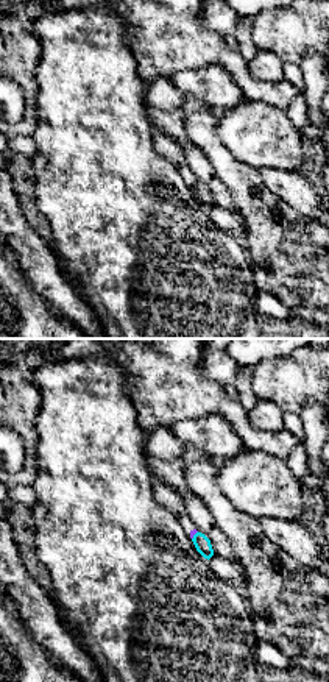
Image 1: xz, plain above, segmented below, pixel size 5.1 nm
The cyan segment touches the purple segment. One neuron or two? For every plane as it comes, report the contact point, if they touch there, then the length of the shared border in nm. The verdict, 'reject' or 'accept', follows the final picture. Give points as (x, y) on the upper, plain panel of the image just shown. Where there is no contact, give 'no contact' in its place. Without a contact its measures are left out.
meets cyan at (194, 186); contact 50 nm long

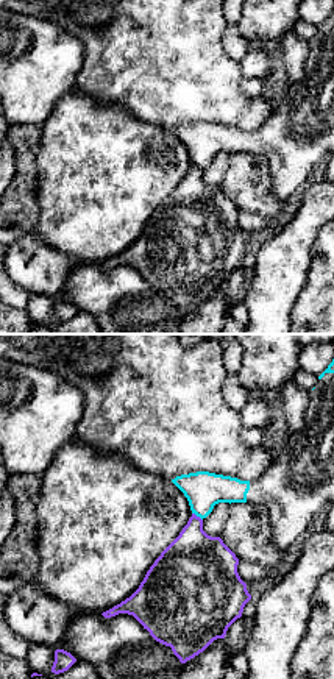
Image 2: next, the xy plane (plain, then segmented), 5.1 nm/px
meets cyan at (197, 166); contact 70 nm long

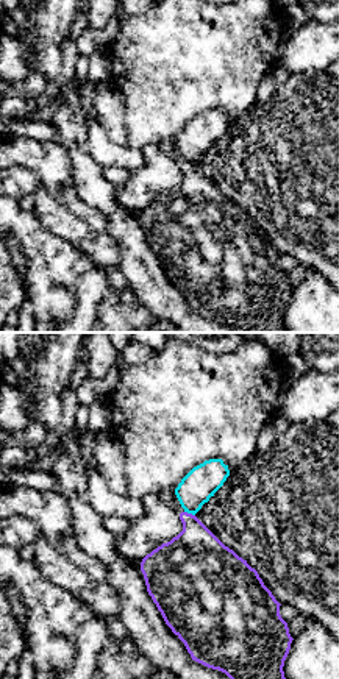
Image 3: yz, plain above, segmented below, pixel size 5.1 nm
meets cyan at (189, 163); contact 60 nm long

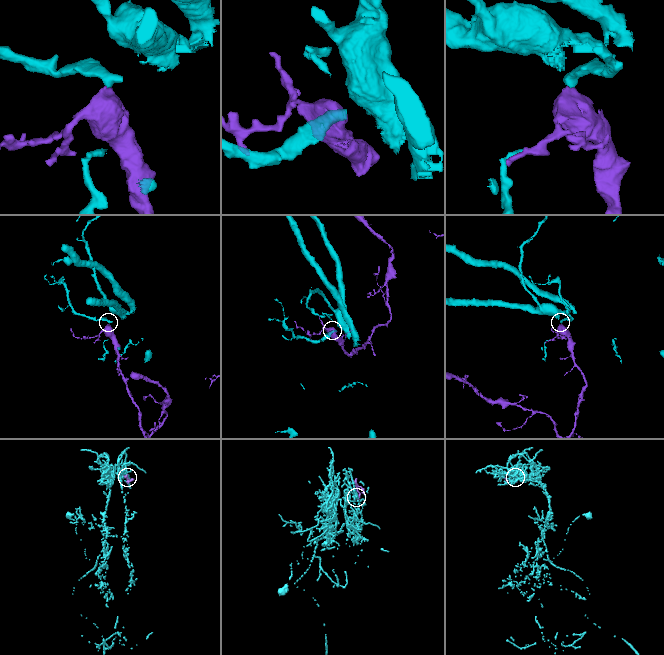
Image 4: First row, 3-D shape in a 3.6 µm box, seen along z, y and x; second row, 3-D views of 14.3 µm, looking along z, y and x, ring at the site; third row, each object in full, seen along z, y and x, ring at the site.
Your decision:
reject

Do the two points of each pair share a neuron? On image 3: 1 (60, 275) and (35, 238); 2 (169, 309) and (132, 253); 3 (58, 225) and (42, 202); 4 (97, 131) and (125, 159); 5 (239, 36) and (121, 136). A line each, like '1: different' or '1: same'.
1: same
2: same
3: same
4: same
5: different

